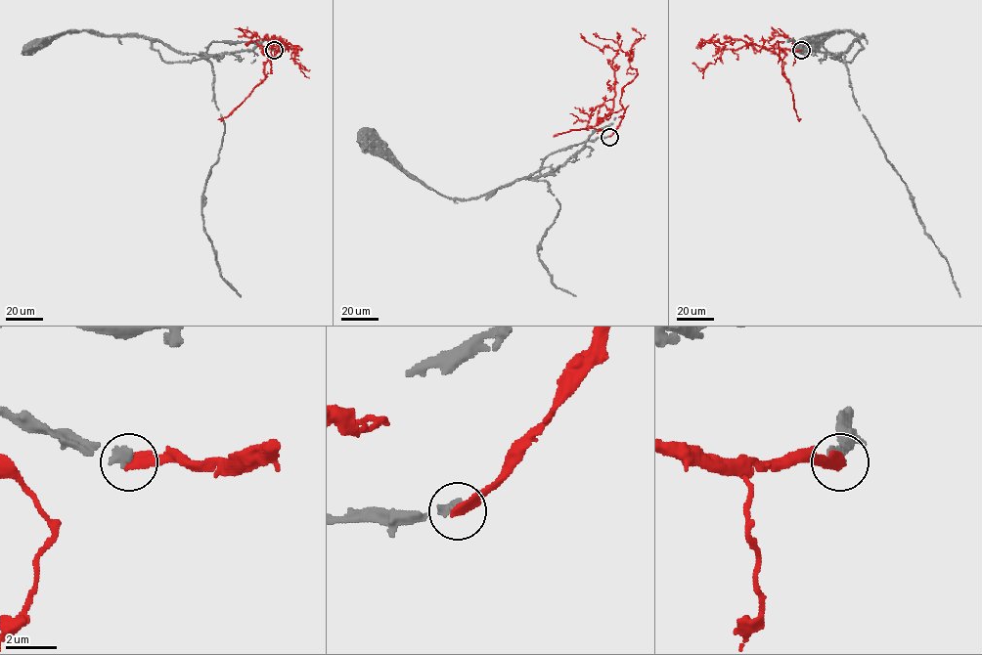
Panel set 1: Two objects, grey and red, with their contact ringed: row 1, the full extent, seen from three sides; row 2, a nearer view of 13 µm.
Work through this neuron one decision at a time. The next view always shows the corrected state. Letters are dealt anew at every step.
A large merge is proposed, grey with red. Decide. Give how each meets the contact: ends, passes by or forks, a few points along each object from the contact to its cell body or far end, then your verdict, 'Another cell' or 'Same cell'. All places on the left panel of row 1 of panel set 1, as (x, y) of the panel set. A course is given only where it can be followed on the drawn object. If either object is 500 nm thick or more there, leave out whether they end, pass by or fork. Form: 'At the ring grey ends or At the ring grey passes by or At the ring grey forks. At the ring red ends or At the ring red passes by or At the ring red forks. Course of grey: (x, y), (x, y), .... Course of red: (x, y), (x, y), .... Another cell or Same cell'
At the ring grey ends. At the ring red ends. Course of grey: (274, 50), (259, 43), (212, 42), (204, 54), (181, 54), (152, 38), (83, 31), (66, 31), (28, 45). Course of red: (274, 50), (289, 48), (276, 41), (273, 57), (280, 51), (279, 39), (279, 44), (264, 36), (245, 44). Another cell

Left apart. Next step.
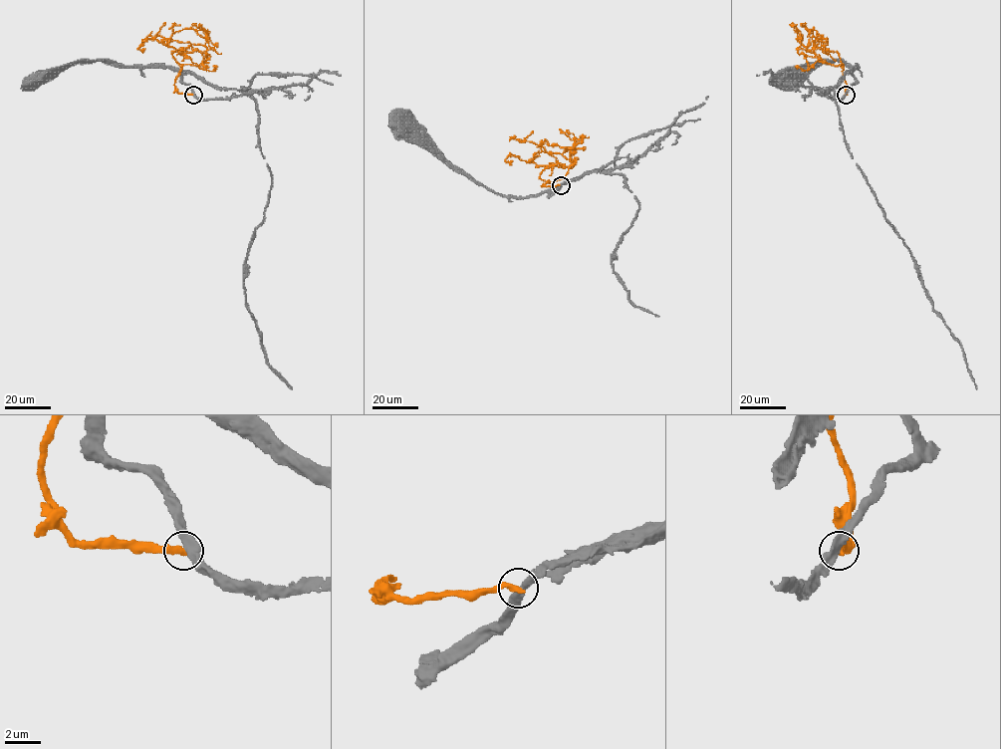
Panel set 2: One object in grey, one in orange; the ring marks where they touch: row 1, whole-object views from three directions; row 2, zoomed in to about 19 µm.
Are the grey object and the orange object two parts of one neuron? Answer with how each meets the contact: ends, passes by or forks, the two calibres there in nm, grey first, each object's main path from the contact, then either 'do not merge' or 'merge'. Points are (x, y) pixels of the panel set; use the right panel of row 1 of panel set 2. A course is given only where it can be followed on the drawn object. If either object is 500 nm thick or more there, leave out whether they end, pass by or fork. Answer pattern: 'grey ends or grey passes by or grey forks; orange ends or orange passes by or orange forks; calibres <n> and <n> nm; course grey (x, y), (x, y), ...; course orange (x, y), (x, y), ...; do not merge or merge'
grey passes by; orange ends; calibres 440 and 400 nm; course grey (846, 95), (856, 82), (852, 72), (856, 66), (822, 61), (788, 78); course orange (846, 95), (840, 57), (837, 52), (824, 52), (829, 53), (822, 36), (816, 41), (821, 49); do not merge

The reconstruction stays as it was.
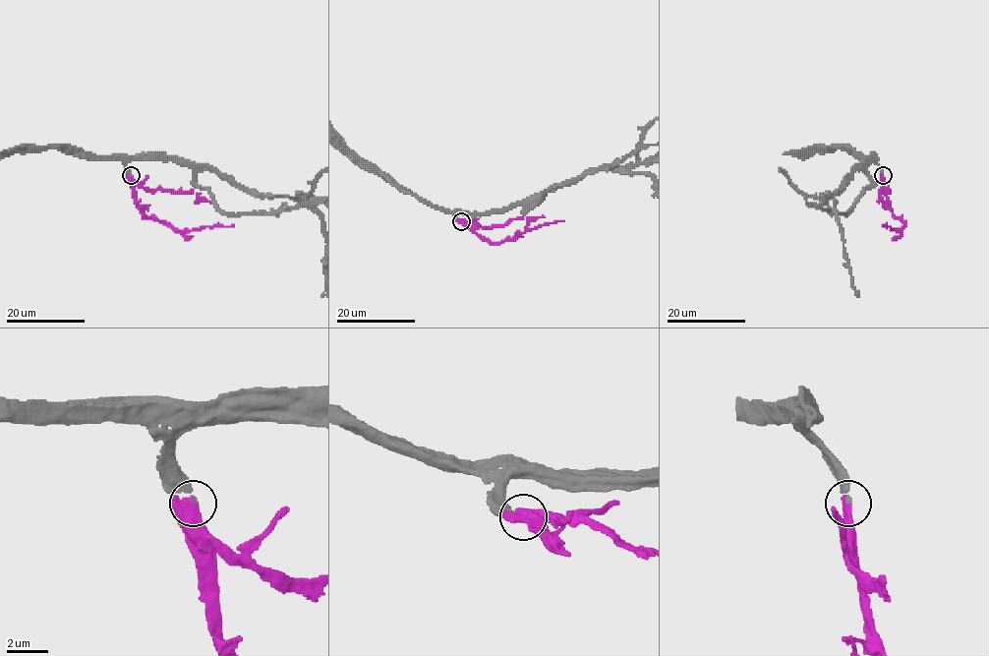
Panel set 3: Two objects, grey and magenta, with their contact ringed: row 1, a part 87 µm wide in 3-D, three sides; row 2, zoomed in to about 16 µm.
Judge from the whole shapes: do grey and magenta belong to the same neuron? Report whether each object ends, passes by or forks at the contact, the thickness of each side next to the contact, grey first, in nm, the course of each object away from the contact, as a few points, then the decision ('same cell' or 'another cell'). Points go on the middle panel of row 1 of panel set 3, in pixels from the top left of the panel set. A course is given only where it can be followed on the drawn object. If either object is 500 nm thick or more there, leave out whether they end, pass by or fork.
calibres 220 and 550 nm; course grey (461, 221), (450, 211), (400, 192), (380, 173), (348, 155); course magenta (461, 221), (494, 244), (544, 224), (563, 220); same cell

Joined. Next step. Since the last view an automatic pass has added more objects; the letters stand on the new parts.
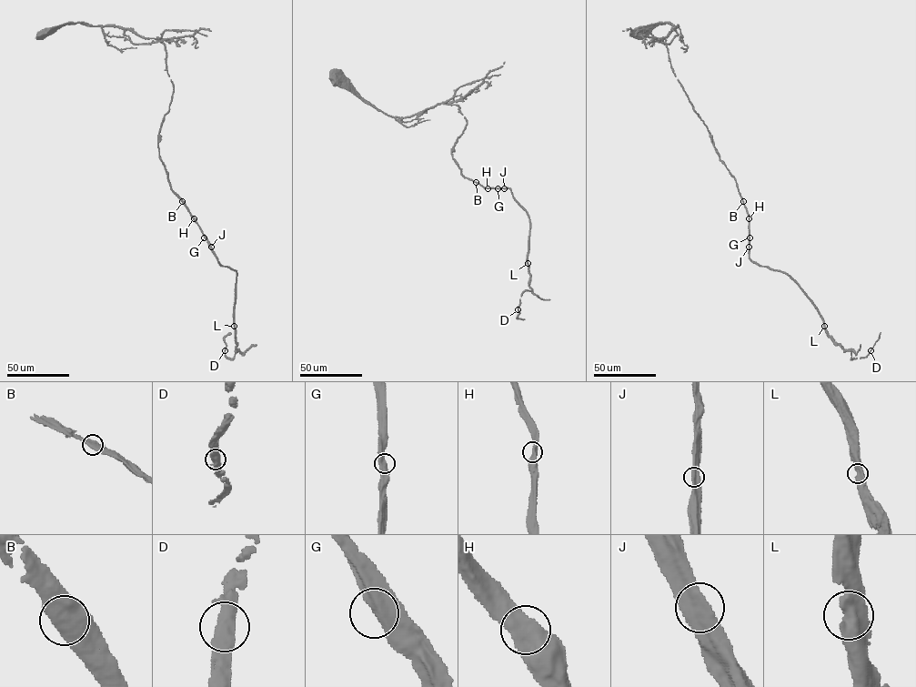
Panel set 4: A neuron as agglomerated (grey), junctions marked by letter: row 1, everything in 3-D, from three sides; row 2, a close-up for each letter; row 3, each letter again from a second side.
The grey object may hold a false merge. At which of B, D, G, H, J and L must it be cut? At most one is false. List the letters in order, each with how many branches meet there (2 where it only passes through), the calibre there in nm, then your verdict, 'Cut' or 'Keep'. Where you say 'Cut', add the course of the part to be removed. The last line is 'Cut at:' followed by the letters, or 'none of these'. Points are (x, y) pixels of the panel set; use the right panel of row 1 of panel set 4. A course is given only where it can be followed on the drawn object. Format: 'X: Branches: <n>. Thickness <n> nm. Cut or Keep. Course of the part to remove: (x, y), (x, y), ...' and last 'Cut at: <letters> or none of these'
B: Branches: 2. Thickness 550 nm. Keep
D: Branches: 2. Thickness 500 nm. Keep
G: Branches: 2. Thickness 550 nm. Keep
H: Branches: 2. Thickness 500 nm. Keep
J: Branches: 2. Thickness 500 nm. Keep
L: Branches: 2. Thickness 600 nm. Keep
Cut at: none of these

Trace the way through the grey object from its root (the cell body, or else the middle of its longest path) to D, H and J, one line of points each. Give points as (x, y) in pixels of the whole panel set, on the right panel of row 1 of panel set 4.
D: (639, 32), (679, 26), (664, 38), (671, 67), (736, 181), (749, 257), (786, 273), (851, 358), (870, 350)
H: (639, 32), (659, 23), (679, 26), (664, 38), (672, 70), (706, 126), (719, 159), (734, 178), (749, 218)
J: (639, 32), (659, 23), (679, 26), (664, 38), (671, 67), (736, 181), (749, 217), (749, 247)

